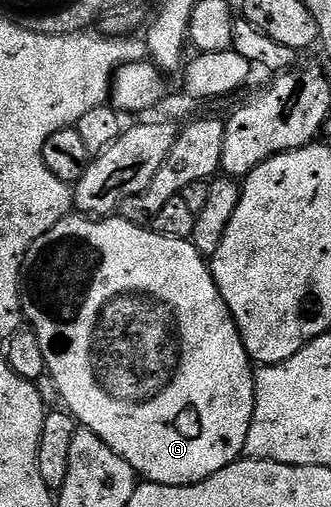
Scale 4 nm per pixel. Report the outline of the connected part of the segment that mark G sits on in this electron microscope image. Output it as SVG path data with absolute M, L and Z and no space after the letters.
M70 215L64 221L55 223L55 227L51 227L51 231L47 231L47 235L35 239L33 246L27 251L23 266L21 311L24 320L28 322L33 332L37 334L39 347L43 347L43 359L47 366L47 373L50 378L53 376L53 385L57 388L57 393L61 396L62 403L65 404L62 406L73 414L78 426L90 429L92 433L99 435L99 439L103 439L103 443L107 443L107 447L111 447L111 451L115 451L115 455L119 455L124 461L131 463L133 470L144 478L146 482L155 485L194 485L211 475L215 475L219 471L223 471L223 467L227 467L231 462L238 460L244 454L245 444L247 443L247 431L251 431L251 419L253 418L253 408L255 407L255 387L253 386L255 365L249 359L249 352L245 350L241 332L237 329L235 319L231 315L231 311L215 283L210 262L201 256L200 251L193 246L192 240L184 241L183 239L171 239L167 235L159 235L152 227L124 221L119 215L110 216L108 219L90 219L85 215Z

